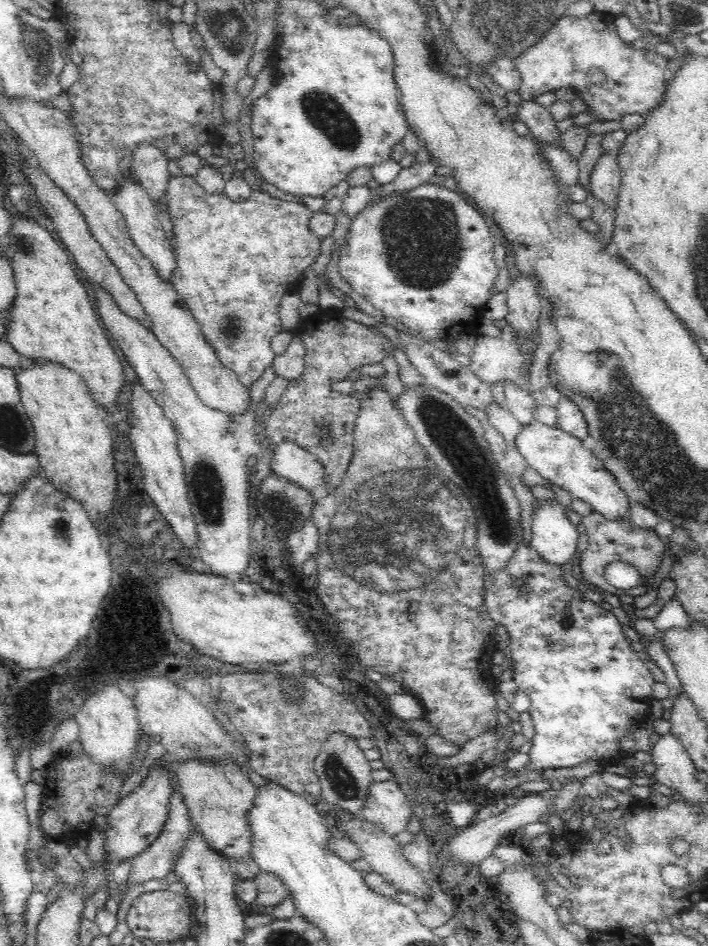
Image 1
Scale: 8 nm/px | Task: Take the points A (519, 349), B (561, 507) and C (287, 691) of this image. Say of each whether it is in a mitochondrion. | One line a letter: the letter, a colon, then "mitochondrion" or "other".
A: mitochondrion
B: other
C: mitochondrion

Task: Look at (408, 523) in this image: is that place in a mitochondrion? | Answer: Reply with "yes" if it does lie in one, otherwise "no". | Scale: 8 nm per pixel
yes

